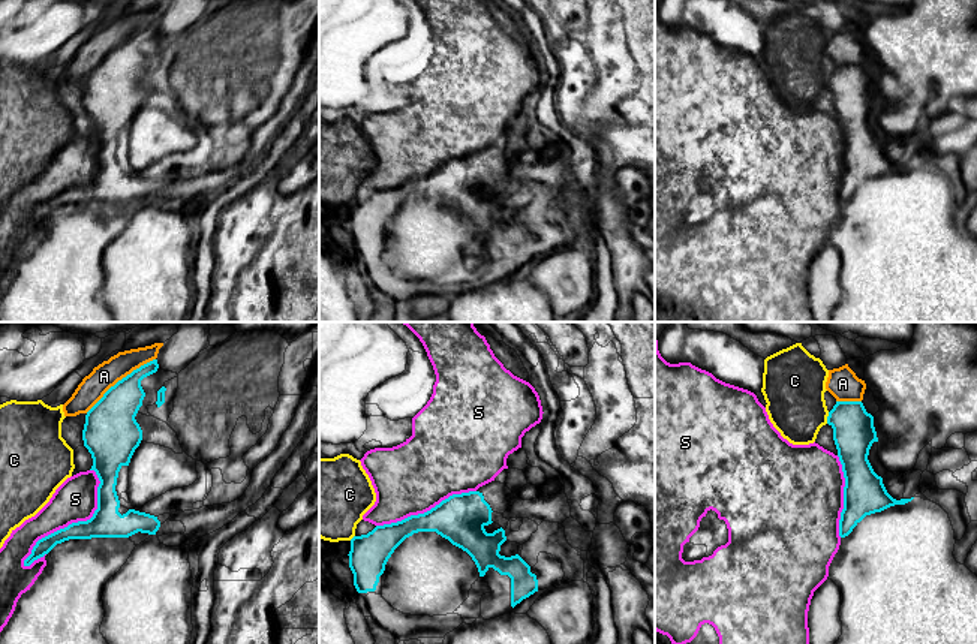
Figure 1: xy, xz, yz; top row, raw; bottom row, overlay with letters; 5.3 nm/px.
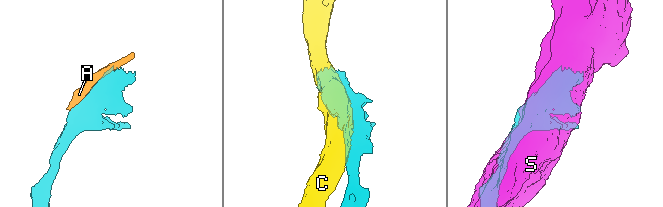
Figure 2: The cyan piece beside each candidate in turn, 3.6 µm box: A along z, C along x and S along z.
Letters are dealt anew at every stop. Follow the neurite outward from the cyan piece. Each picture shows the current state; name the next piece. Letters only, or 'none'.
none

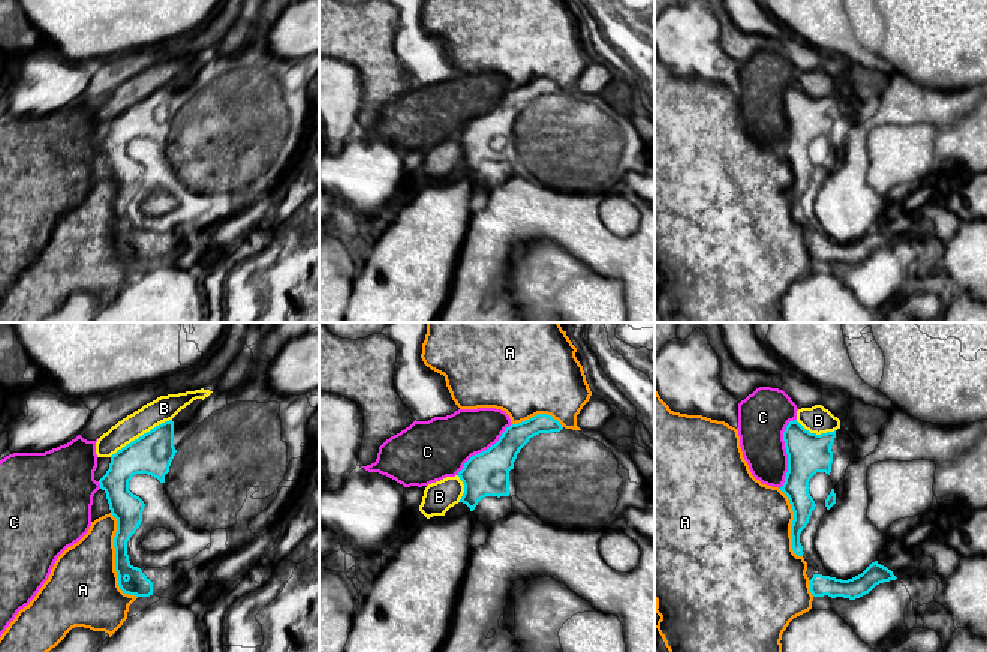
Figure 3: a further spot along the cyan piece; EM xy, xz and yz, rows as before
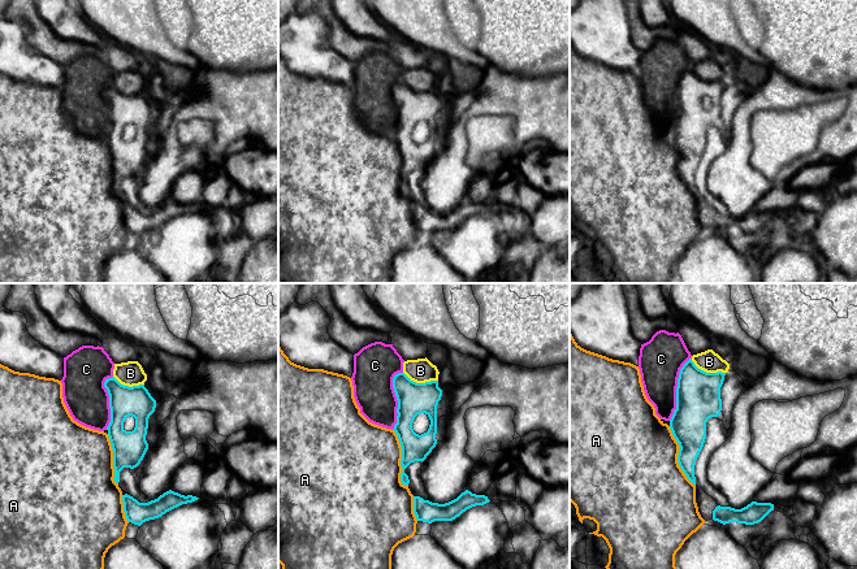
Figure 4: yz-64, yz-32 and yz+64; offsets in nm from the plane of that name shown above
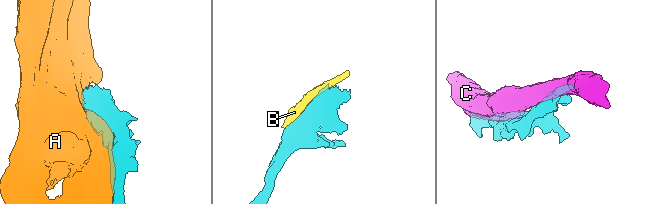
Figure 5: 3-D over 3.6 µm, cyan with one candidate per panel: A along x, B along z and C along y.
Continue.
none

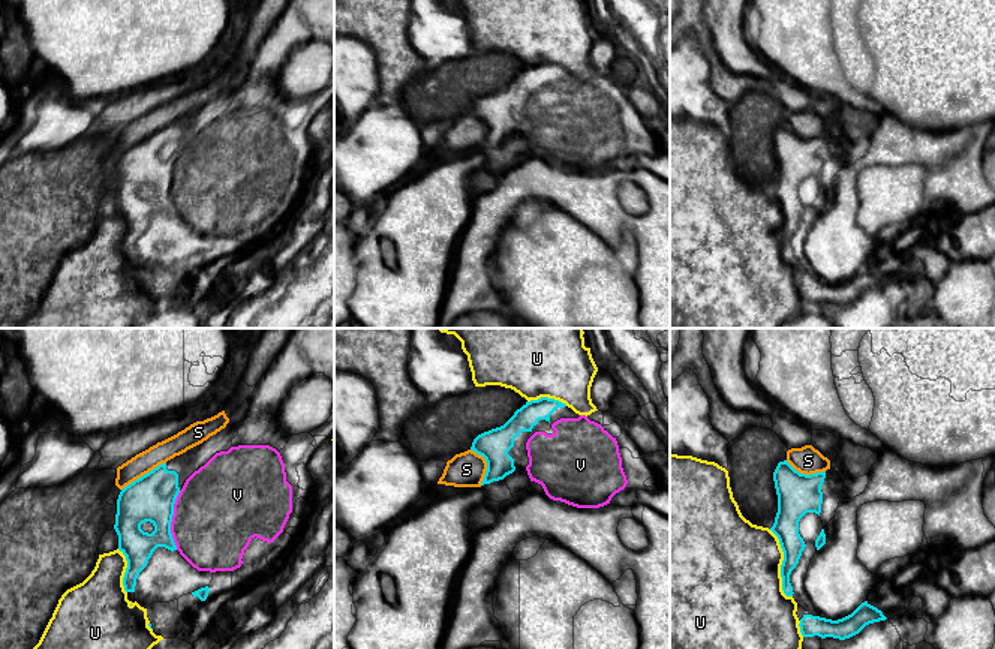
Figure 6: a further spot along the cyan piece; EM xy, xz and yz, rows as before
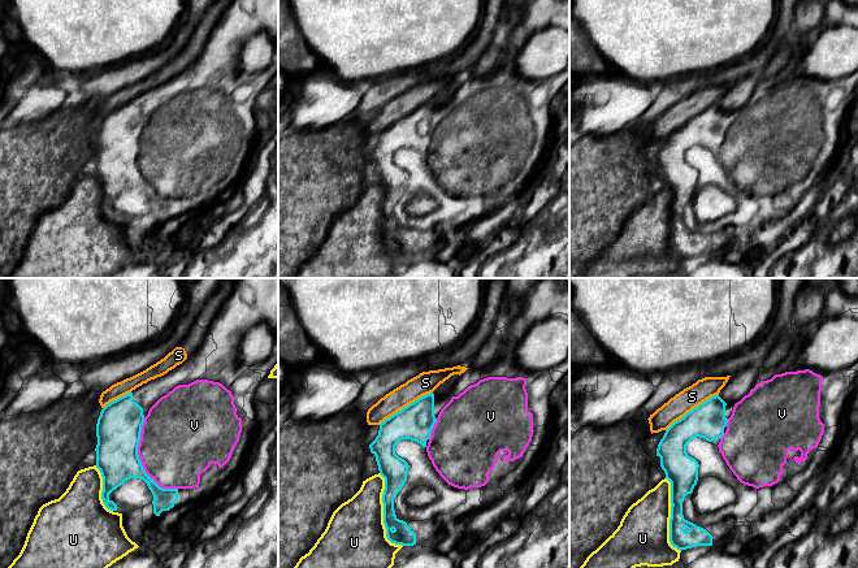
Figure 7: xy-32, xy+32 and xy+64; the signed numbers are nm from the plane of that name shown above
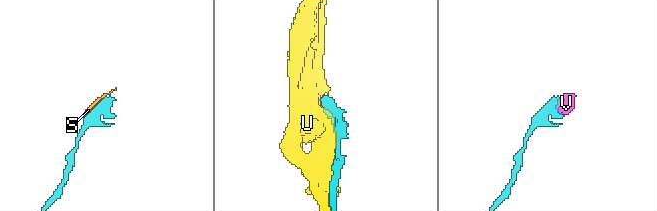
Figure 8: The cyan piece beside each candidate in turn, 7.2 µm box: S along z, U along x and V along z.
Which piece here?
V

